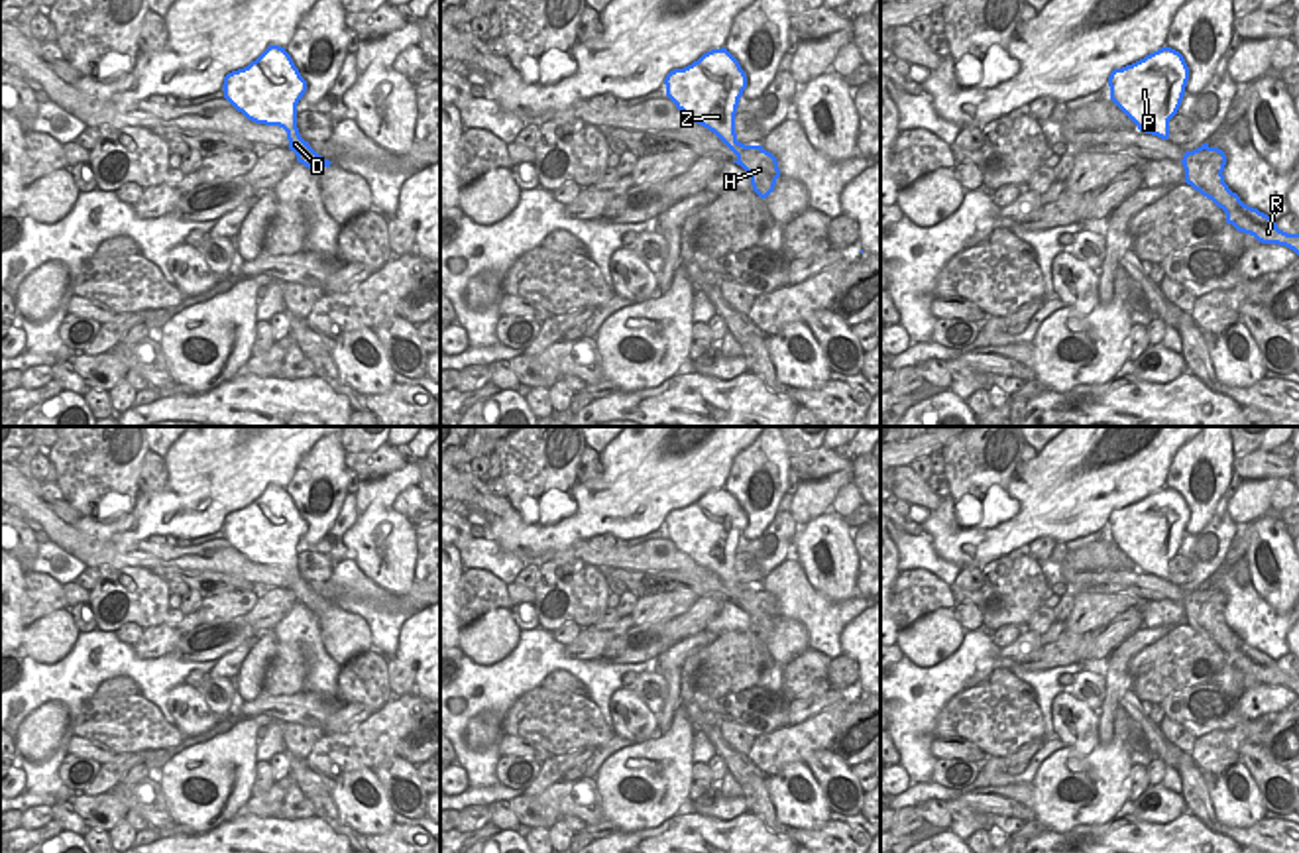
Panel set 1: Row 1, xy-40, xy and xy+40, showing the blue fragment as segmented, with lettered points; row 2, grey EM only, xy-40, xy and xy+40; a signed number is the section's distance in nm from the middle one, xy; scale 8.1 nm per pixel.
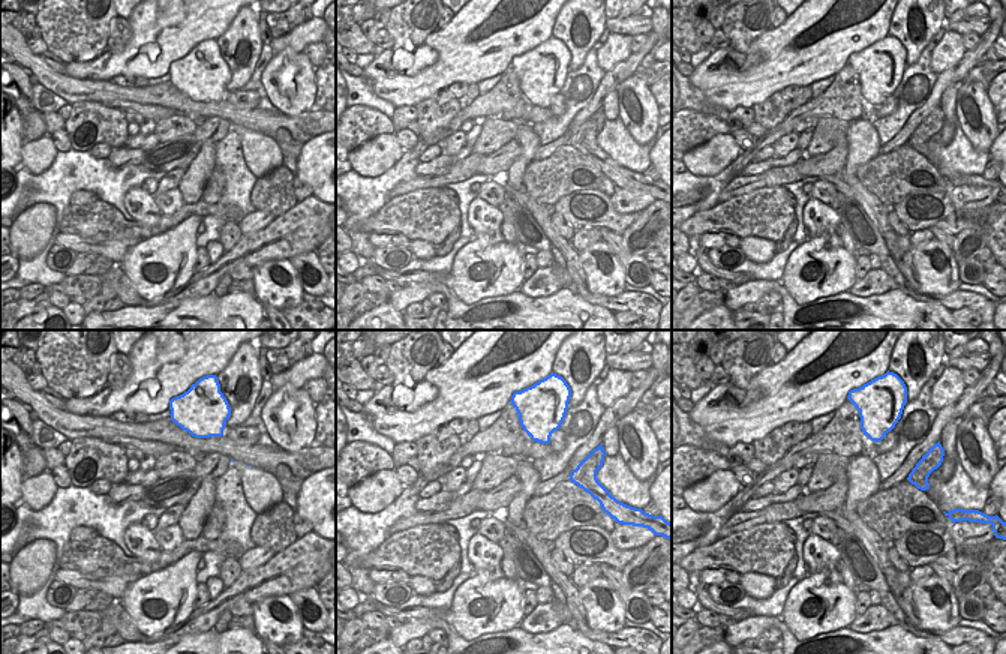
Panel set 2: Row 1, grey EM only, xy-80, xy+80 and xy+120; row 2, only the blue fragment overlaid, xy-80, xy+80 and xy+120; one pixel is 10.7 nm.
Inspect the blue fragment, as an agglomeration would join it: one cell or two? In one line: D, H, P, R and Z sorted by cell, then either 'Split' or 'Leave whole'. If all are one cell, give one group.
Groups: D H R / P Z. Split.

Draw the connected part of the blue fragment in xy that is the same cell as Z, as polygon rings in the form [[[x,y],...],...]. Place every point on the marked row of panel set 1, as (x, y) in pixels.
[[[725,47],[670,71],[664,85],[678,110],[713,132],[725,145],[737,145],[735,114],[747,88],[747,75]]]

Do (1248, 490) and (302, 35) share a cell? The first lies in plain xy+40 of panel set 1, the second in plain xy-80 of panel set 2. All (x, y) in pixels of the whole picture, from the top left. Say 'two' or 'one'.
one

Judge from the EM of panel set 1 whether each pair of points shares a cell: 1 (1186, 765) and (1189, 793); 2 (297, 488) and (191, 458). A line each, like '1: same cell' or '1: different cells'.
1: same cell
2: different cells

